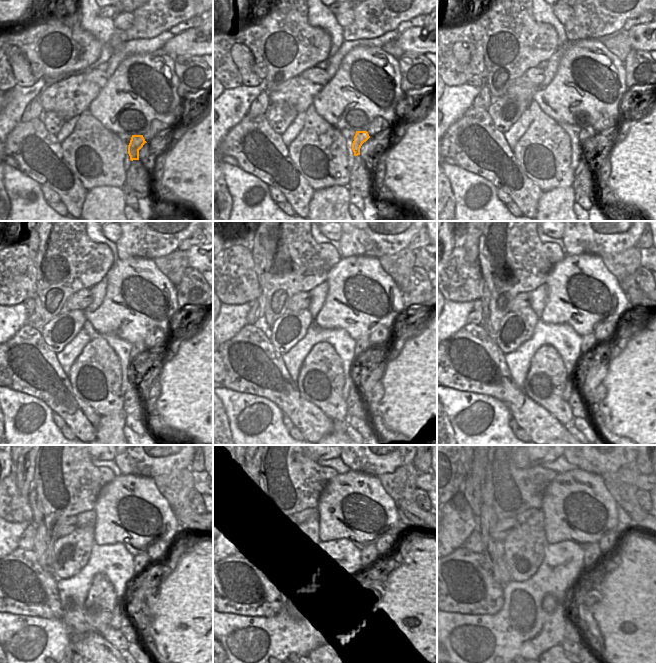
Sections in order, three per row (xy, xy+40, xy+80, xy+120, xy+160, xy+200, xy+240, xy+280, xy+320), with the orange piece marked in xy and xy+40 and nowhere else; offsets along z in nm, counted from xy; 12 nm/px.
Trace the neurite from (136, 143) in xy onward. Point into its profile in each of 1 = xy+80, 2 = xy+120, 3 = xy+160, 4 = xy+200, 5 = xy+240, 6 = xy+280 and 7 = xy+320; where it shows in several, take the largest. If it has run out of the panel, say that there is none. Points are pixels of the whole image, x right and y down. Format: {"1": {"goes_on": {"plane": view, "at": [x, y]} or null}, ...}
{"1": {"goes_on": {"plane": "xy+80", "at": [587, 132]}}, "2": {"goes_on": {"plane": "xy+120", "at": [138, 347]}}, "3": {"goes_on": {"plane": "xy+160", "at": [363, 344]}}, "4": {"goes_on": {"plane": "xy+200", "at": [588, 341]}}, "5": {"goes_on": {"plane": "xy+240", "at": [140, 561]}}, "6": {"goes_on": {"plane": "xy+280", "at": [370, 554]}}, "7": {"goes_on": {"plane": "xy+320", "at": [592, 553]}}}

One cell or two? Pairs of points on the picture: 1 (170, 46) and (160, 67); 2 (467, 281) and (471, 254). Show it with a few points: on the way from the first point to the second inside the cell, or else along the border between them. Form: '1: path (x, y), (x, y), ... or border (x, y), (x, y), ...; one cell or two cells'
1: border (153, 52), (155, 54), (168, 54), (173, 58); two cells
2: border (465, 258), (469, 262), (478, 261); two cells

